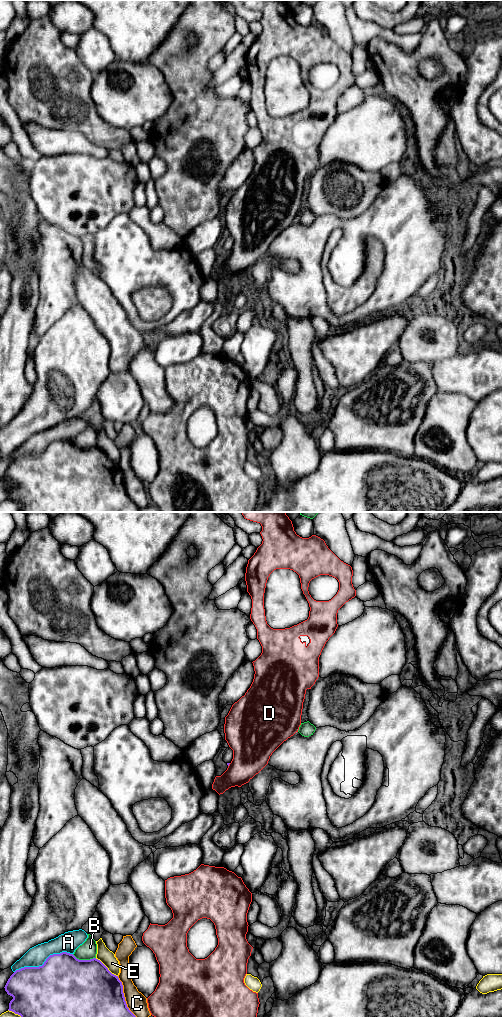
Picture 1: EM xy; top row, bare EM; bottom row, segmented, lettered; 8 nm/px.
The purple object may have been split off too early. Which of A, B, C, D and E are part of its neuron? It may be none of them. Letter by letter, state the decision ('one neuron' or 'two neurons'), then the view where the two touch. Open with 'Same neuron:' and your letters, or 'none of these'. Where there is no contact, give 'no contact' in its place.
Same neuron: none of these
A: two neurons | xy
B: two neurons | xy
C: two neurons | xy
D: two neurons | xy
E: two neurons | xy

